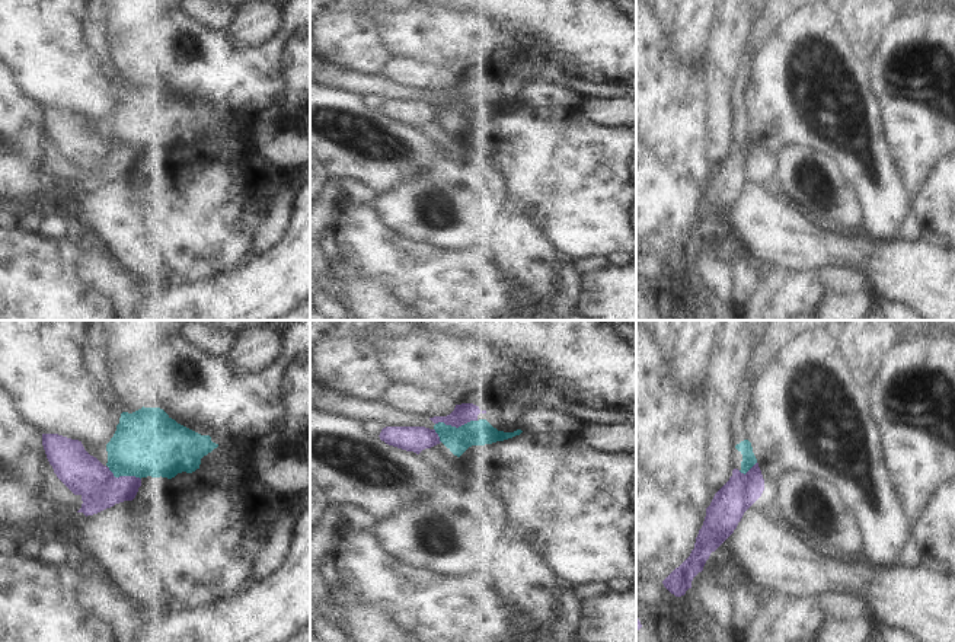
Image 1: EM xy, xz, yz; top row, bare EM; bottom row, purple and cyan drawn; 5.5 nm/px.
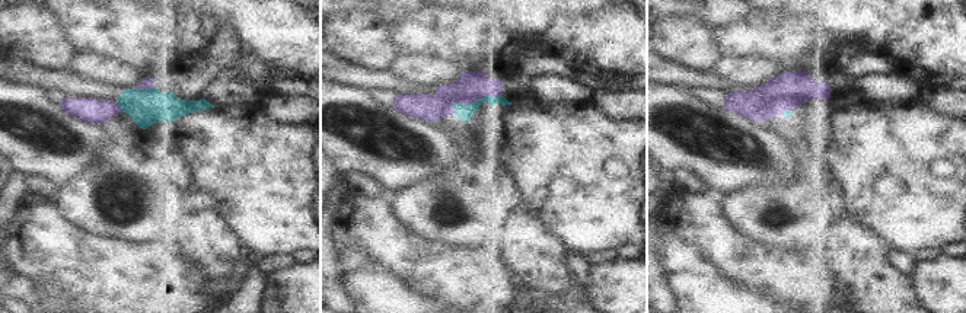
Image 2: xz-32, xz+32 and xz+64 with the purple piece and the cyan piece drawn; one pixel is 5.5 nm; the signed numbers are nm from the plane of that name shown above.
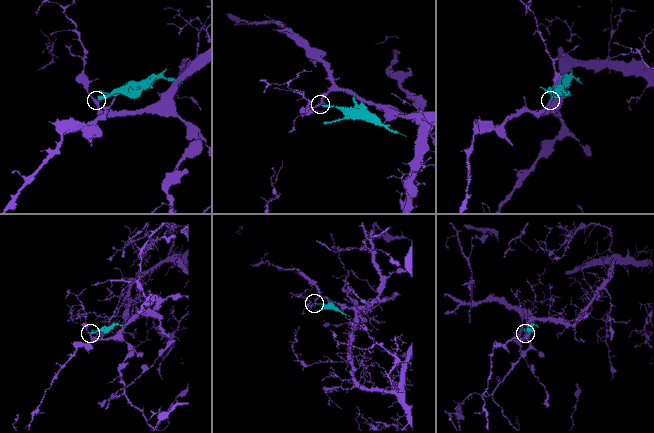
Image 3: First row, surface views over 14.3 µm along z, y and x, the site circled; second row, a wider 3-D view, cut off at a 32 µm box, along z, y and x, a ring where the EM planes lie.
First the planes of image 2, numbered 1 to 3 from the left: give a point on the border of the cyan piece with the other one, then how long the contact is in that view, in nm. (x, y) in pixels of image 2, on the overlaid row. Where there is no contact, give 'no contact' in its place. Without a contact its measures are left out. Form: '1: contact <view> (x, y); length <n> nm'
1: contact xz-32 (144, 88); length 100 nm
2: contact xz+32 (475, 99); length 280 nm
3: contact xz+64 (787, 109); length 70 nm

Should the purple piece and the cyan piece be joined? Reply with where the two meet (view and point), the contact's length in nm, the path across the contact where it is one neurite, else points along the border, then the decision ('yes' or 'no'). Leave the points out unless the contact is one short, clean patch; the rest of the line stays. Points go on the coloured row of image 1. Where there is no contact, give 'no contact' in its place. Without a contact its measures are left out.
xz (456, 427) | 240 nm | along xz (476, 419), (457, 427), (443, 422), (436, 424) | no

